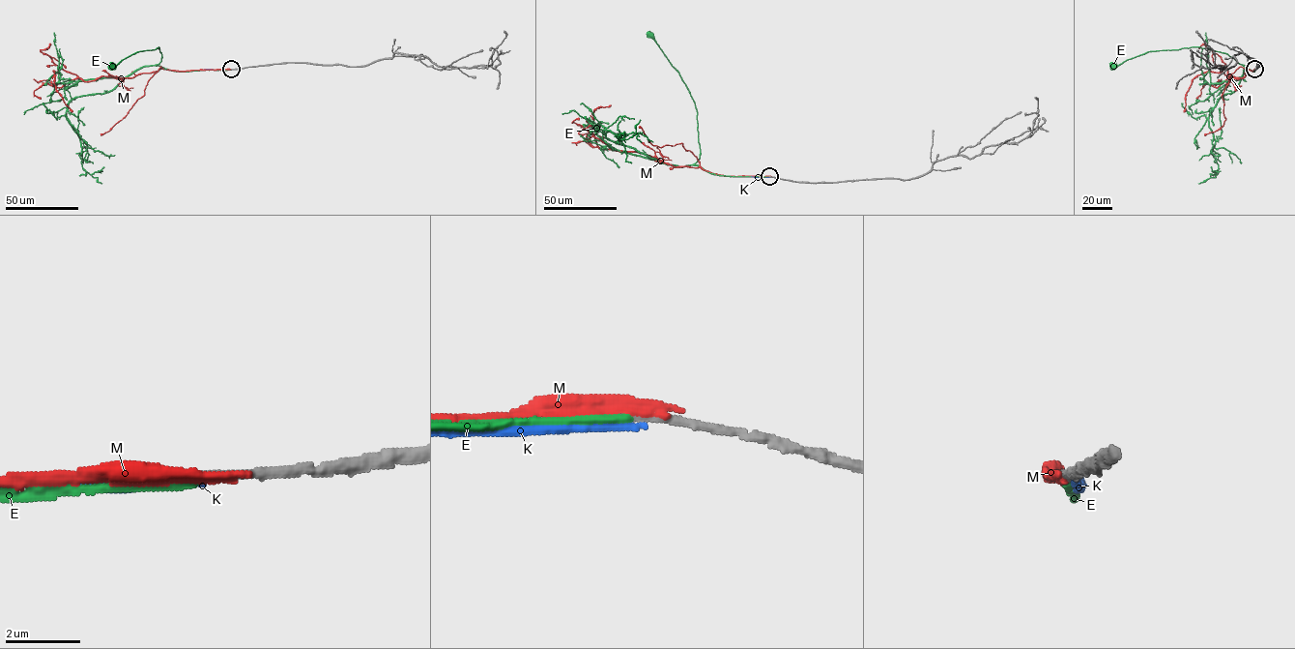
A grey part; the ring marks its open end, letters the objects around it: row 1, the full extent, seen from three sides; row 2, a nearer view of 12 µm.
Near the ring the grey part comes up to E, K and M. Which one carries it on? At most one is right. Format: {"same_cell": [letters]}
{"same_cell": []}

